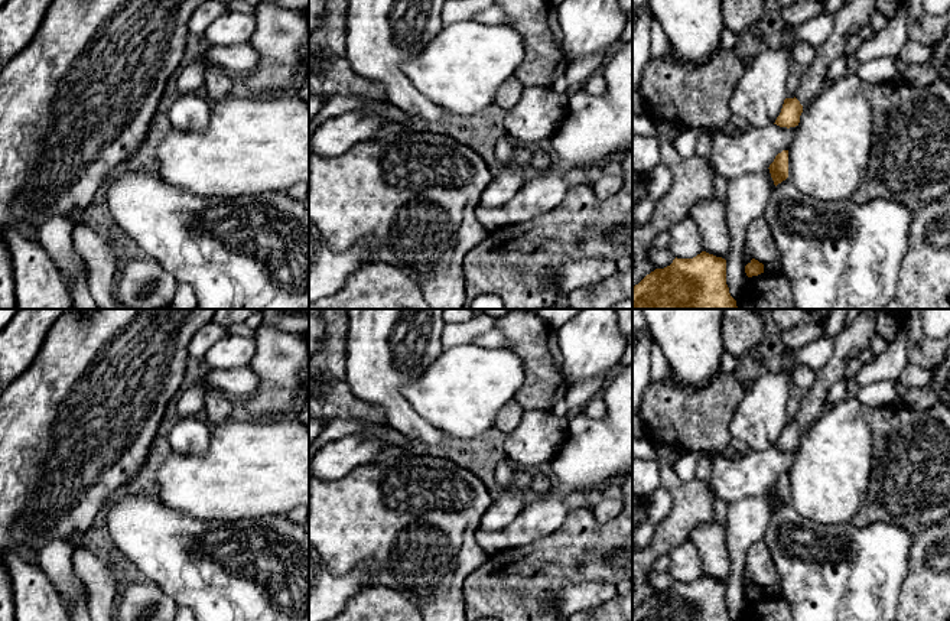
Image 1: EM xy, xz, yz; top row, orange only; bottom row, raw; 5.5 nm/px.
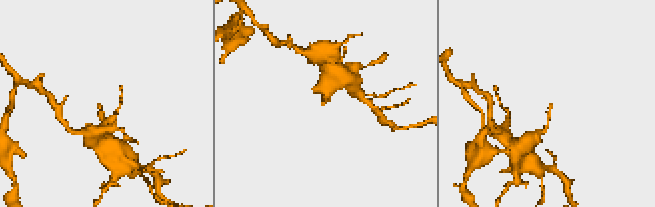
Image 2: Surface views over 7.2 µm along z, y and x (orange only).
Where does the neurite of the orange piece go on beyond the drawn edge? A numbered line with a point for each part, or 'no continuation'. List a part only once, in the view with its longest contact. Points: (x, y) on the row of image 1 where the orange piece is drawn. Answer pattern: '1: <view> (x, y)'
1: yz (852, 16)

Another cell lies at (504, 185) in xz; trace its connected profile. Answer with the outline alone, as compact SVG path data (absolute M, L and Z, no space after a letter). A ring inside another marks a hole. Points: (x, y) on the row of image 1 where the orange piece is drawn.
M518 163L502 166L482 192L478 204L484 208L492 208L508 202L520 191L528 173L530 169Z

